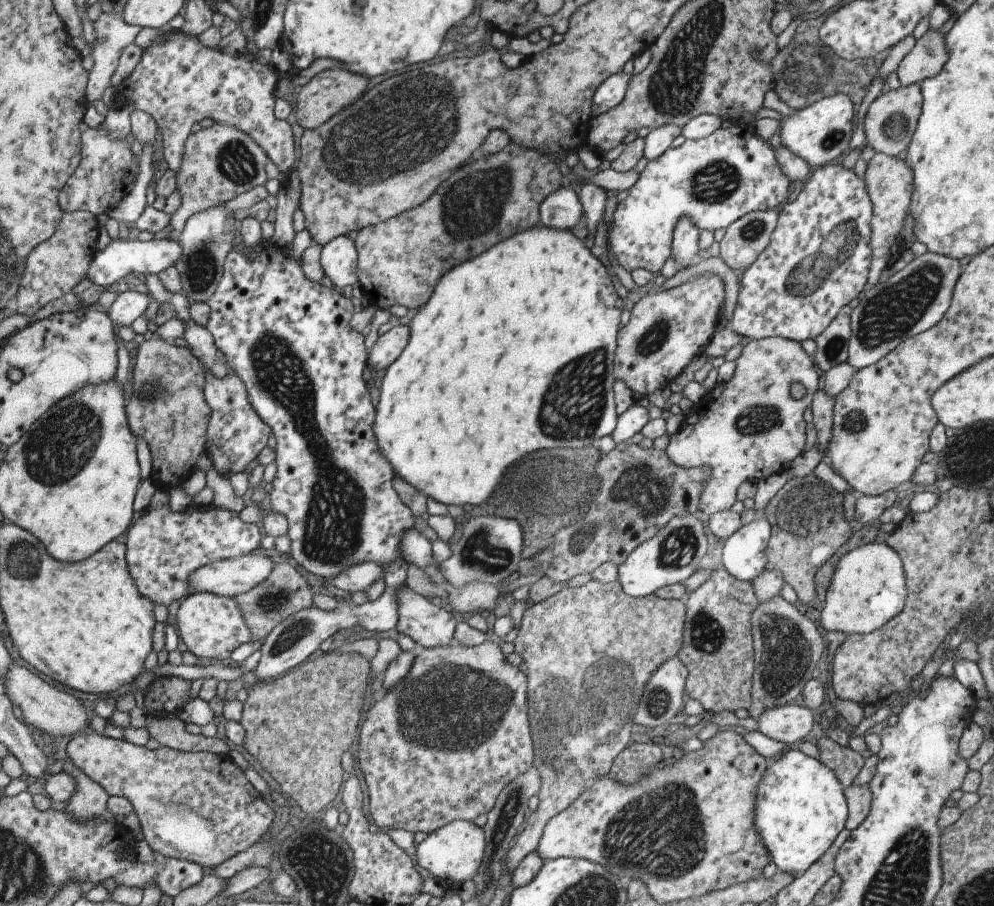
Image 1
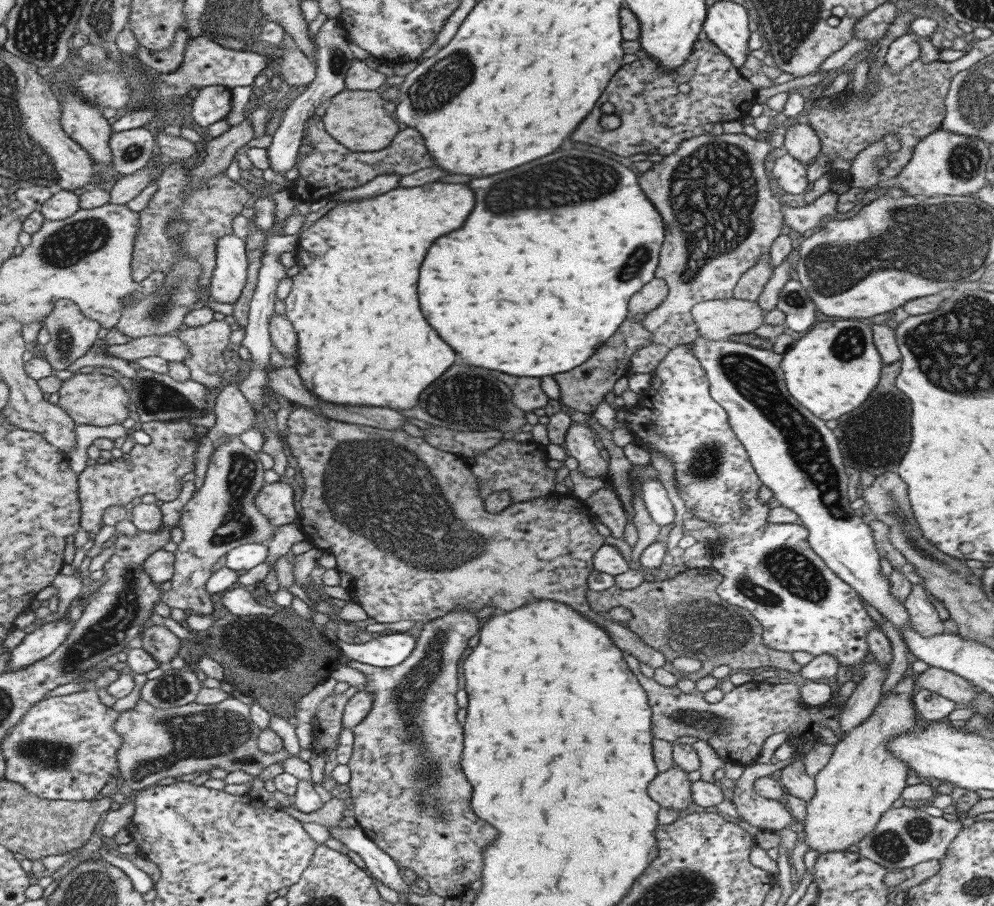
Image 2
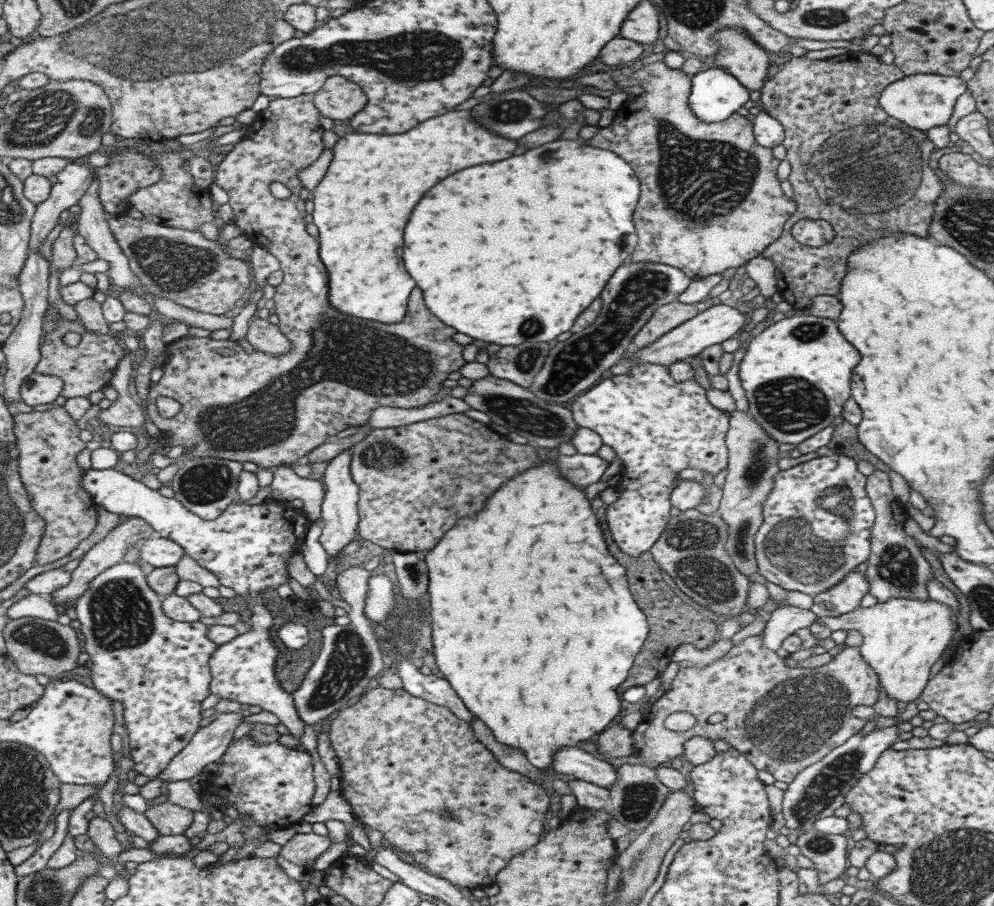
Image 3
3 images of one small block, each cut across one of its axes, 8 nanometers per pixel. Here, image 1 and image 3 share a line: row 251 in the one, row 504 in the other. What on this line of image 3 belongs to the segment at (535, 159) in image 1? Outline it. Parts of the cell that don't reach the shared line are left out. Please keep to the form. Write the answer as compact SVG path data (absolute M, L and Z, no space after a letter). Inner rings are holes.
M463 413L400 427L372 429L351 448L350 472L359 486L359 534L382 548L400 553L430 550L460 520L486 508L486 500L510 478L542 464L534 445L518 444Z

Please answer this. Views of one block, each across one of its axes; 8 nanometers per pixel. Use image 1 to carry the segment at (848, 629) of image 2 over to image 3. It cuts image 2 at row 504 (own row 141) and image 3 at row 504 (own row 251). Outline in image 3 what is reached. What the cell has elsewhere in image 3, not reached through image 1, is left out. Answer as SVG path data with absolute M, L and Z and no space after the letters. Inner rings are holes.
M640 363L626 375L613 375L583 392L570 404L570 411L579 427L597 432L603 444L614 449L622 460L616 489L619 497L606 509L606 524L614 542L628 555L642 555L664 532L670 520L670 492L678 484L678 472L698 468L710 476L720 474L728 466L728 447L725 443L730 414L715 408L706 397L705 389L696 379L684 382L672 378L666 365Z

